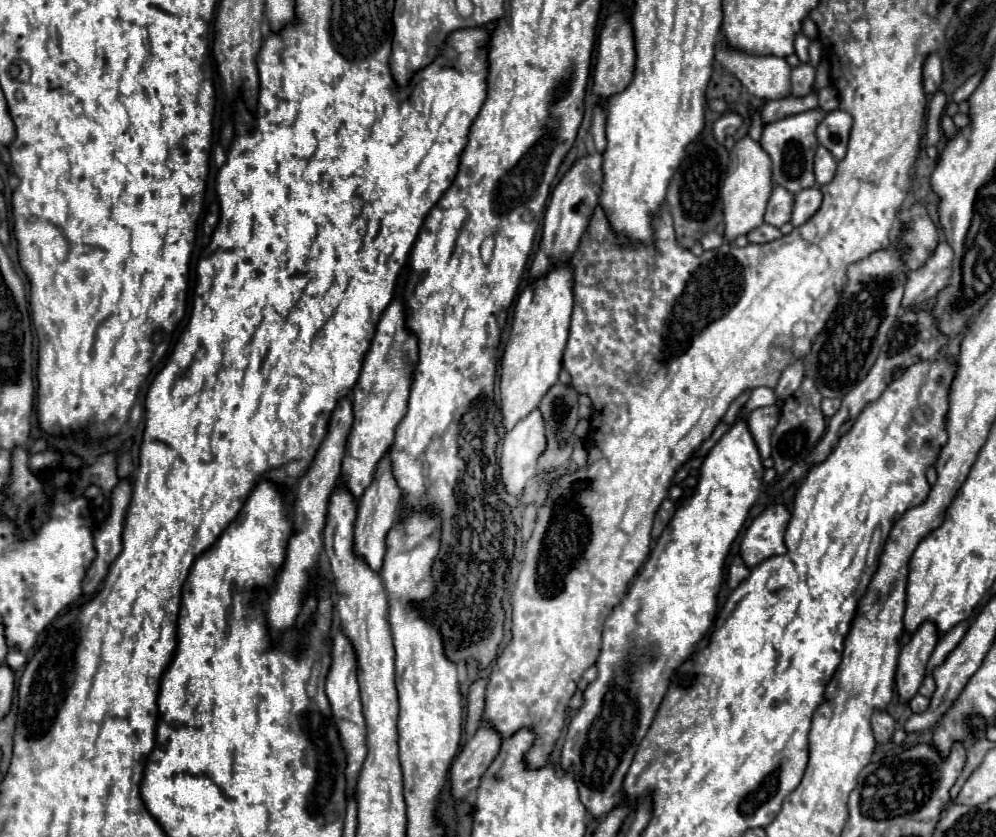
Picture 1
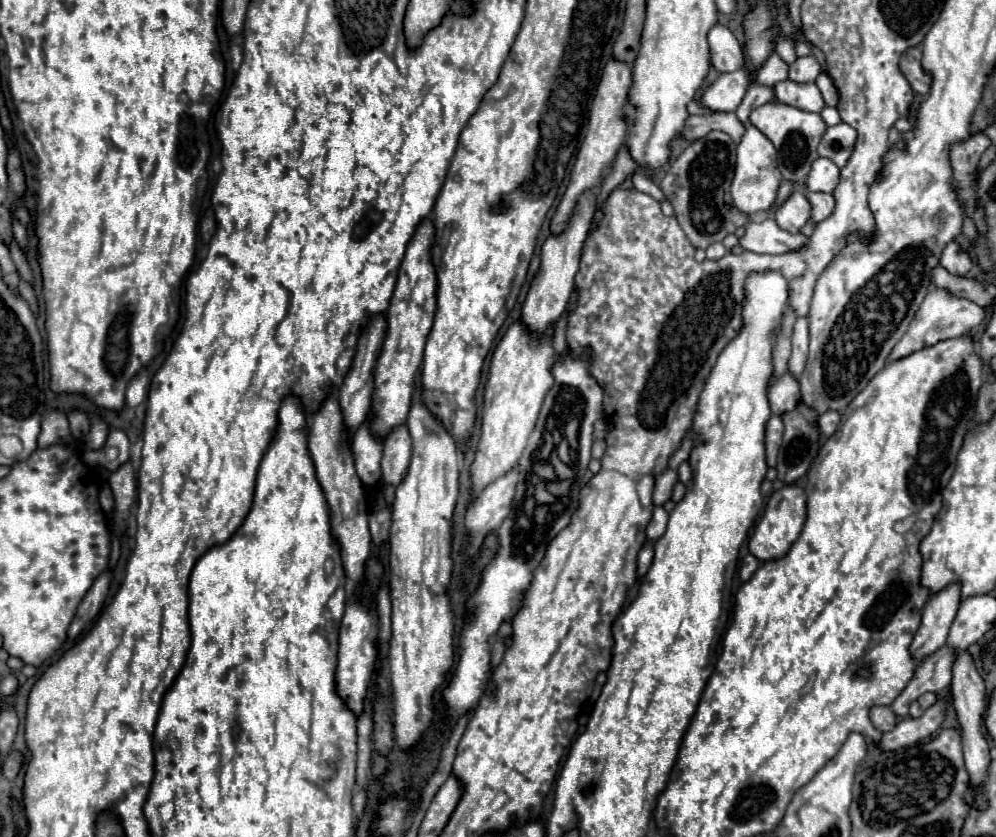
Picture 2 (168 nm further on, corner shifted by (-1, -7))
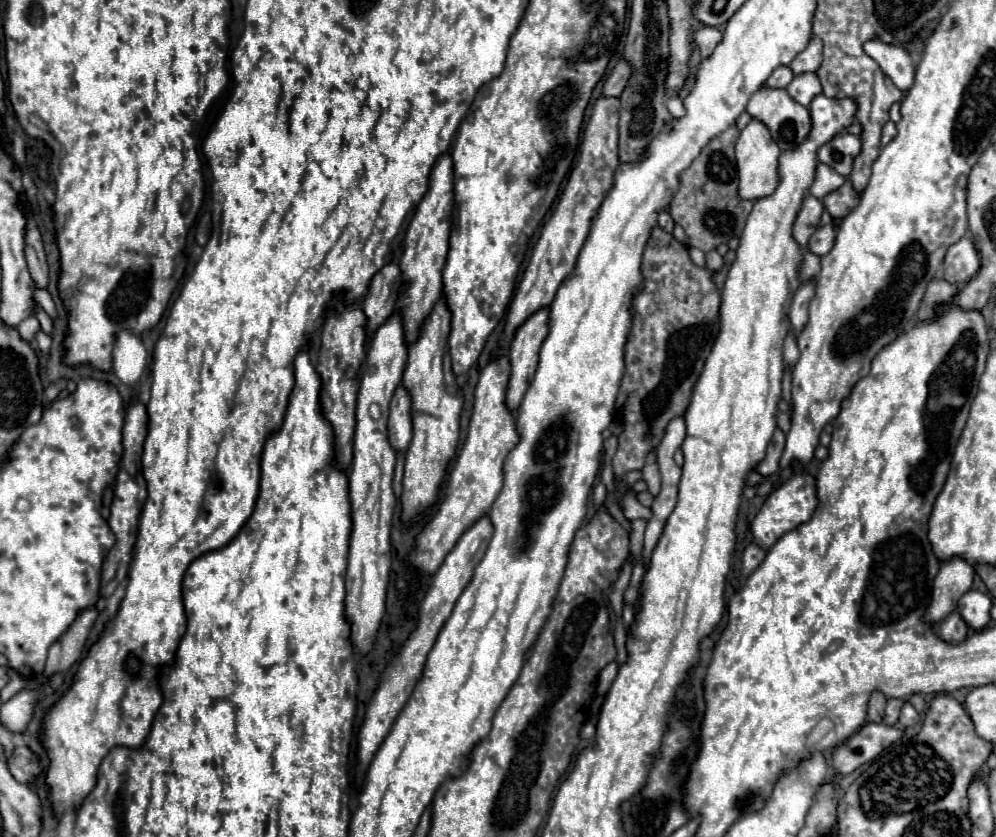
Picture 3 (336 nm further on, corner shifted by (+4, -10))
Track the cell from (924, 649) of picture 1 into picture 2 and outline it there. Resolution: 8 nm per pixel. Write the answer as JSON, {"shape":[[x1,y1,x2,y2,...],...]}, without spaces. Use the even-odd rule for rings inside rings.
{"shape":[[949,584,939,594,931,596,923,608,923,620,921,626,913,638,911,644,911,656,915,662,921,662,929,654,937,652,949,634,949,626,953,624,953,618,959,608,959,586]]}

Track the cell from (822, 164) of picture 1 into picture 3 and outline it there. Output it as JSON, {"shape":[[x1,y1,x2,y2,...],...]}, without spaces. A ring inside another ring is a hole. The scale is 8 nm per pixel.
{"shape":[[820,163,818,169,816,169,816,179,814,179,812,187,810,187,810,193,814,197,818,197,818,199,824,199,828,193,836,191,844,181,846,179,842,175,838,175,832,167]]}

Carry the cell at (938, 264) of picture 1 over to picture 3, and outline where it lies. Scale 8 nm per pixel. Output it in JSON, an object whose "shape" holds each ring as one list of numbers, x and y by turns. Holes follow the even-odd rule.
{"shape":[[962,237,956,245,952,245,944,259,944,279,952,285,962,285,972,279,980,271,980,259,970,237]]}

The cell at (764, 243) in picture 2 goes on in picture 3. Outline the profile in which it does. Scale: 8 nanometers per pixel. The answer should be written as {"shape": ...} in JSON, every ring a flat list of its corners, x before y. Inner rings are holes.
{"shape":[[830,223,830,225,820,227,820,229,812,235,812,241,808,243,808,247,810,247,810,251,816,253,816,255,826,255,826,253,834,247,834,239,836,239,836,225]]}

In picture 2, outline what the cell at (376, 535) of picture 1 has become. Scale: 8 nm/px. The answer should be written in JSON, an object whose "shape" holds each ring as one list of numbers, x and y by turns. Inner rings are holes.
{"shape":[[407,426,395,428,383,444,383,486,399,486,407,474,411,460,411,438]]}

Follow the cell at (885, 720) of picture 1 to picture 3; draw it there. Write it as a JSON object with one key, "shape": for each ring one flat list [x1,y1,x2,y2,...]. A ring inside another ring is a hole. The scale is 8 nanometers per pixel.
{"shape":[[874,691,870,695,870,703,868,703,868,721,874,721,874,723,880,723,882,717,884,717,884,707,886,707,886,697,884,693,880,691]]}

